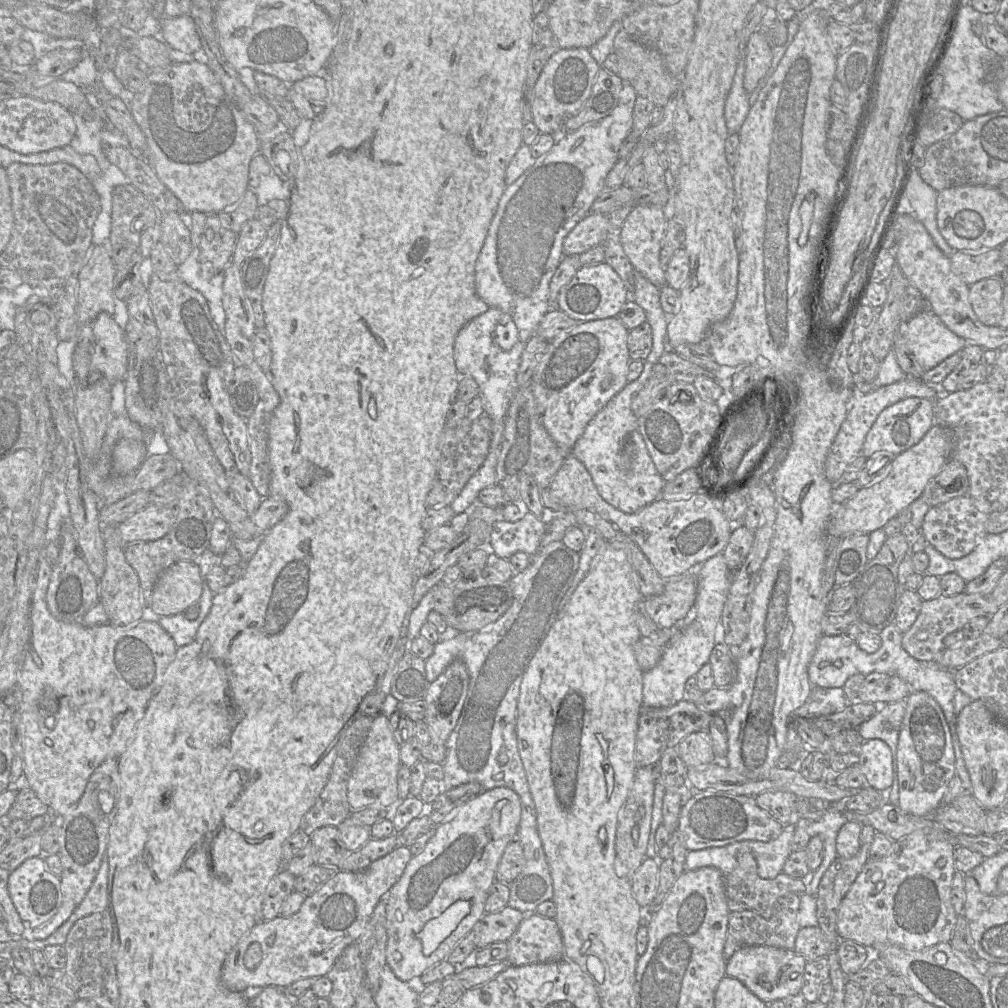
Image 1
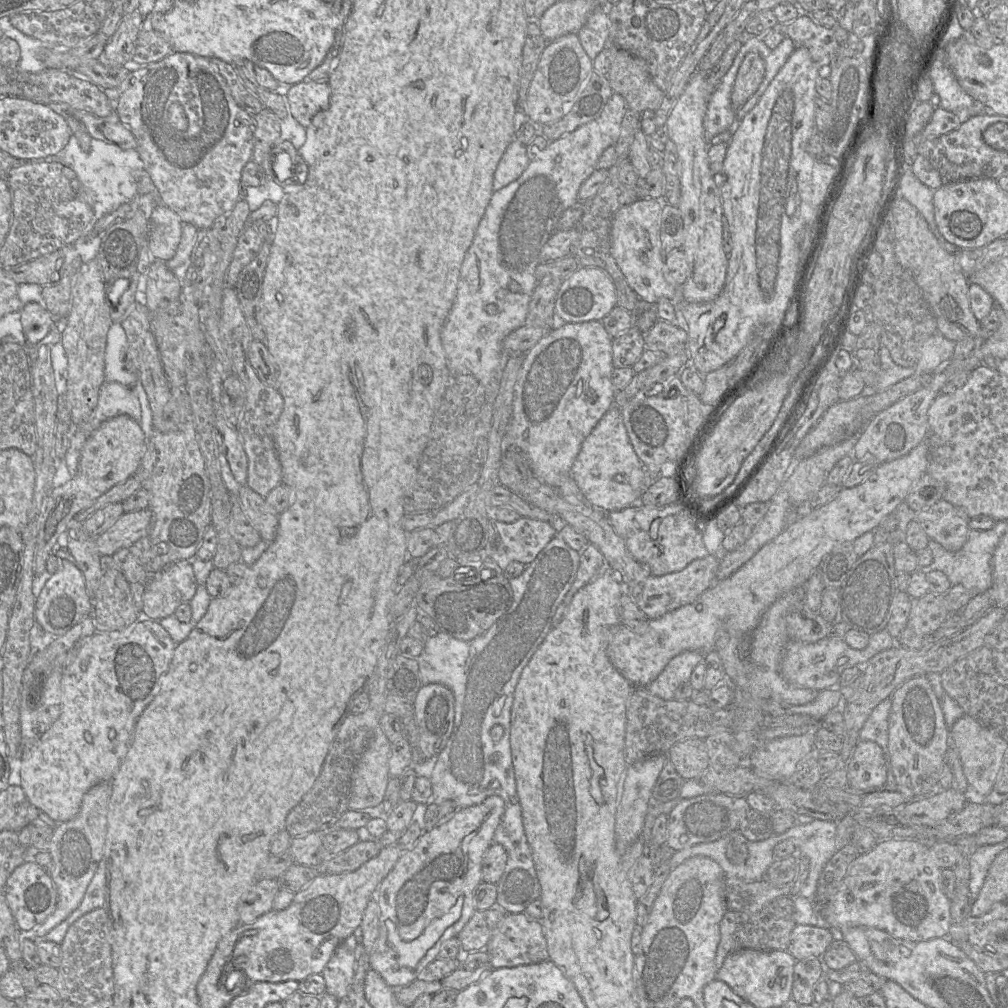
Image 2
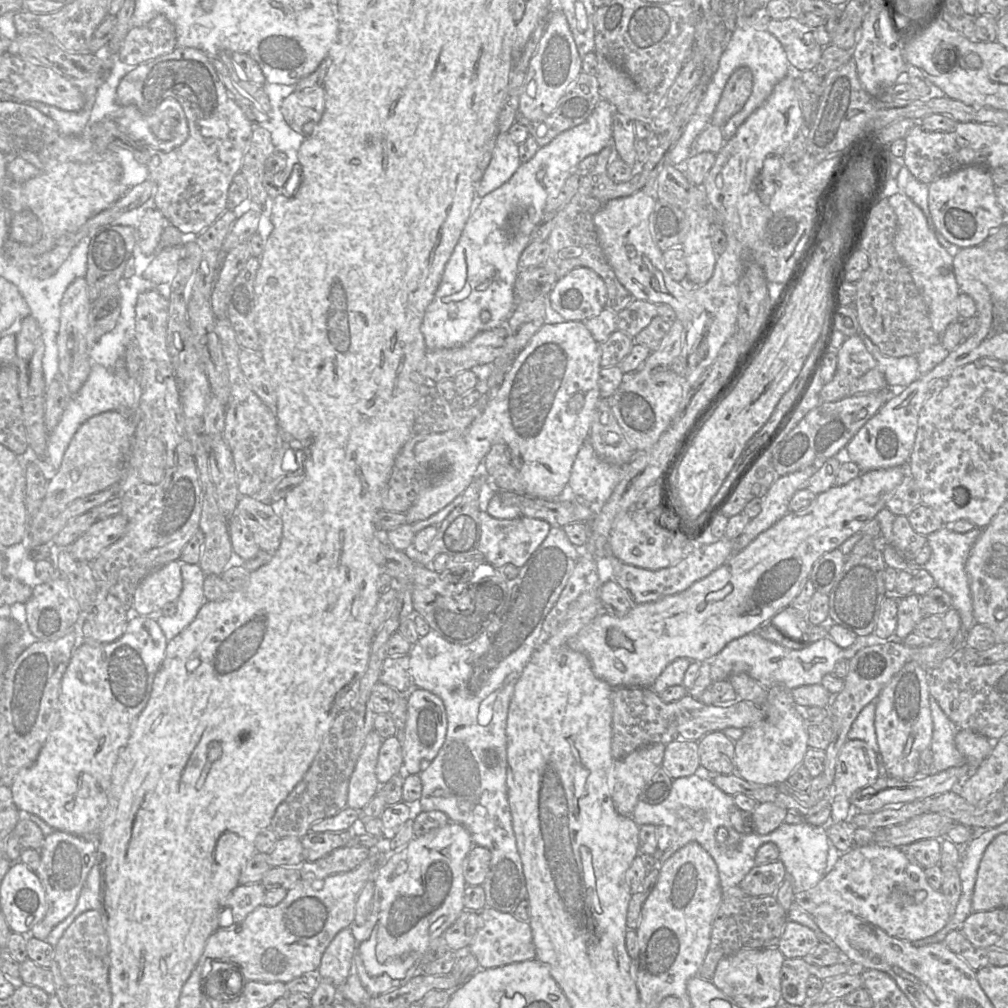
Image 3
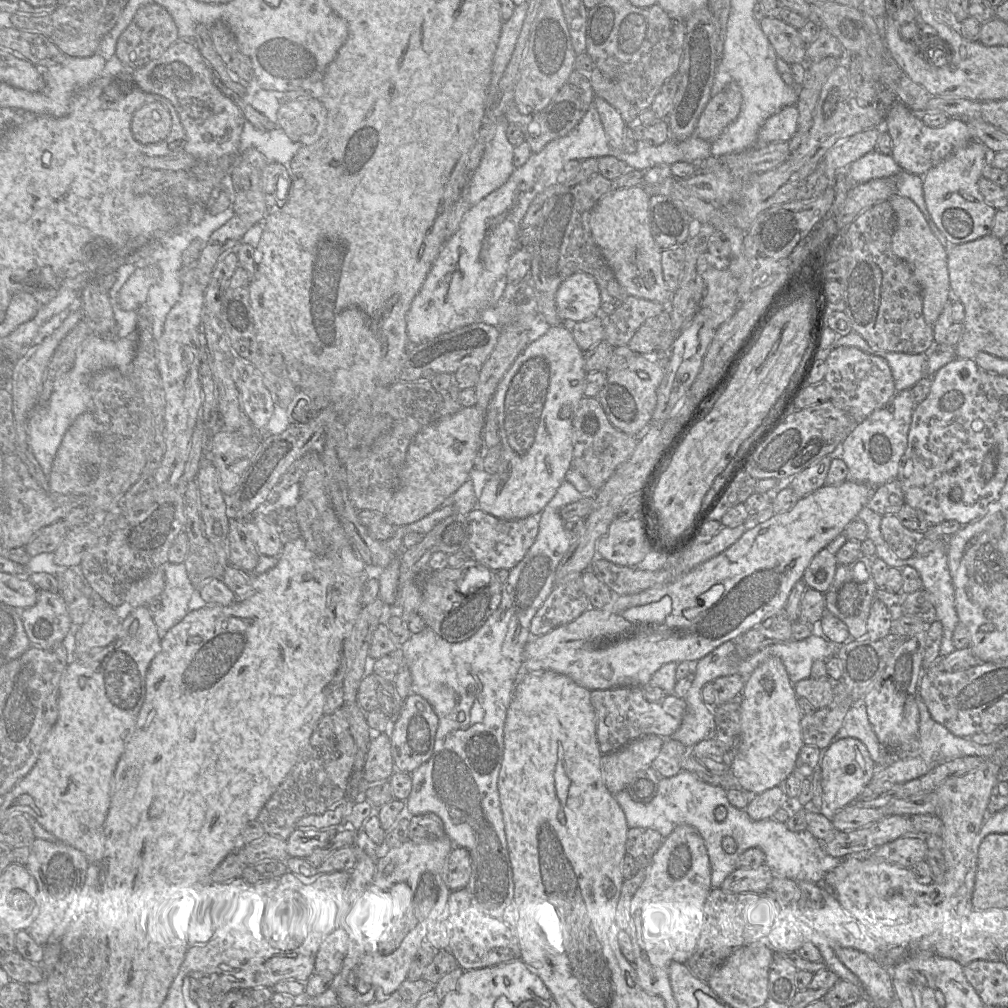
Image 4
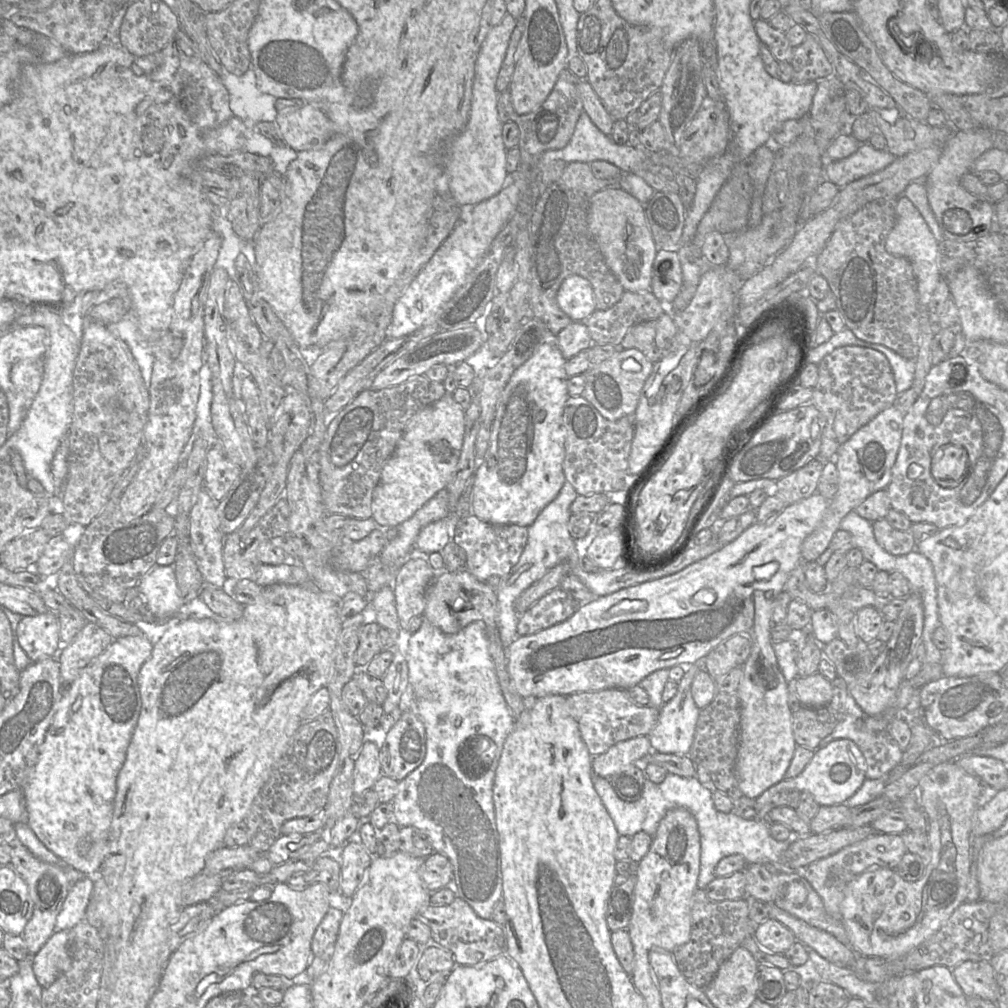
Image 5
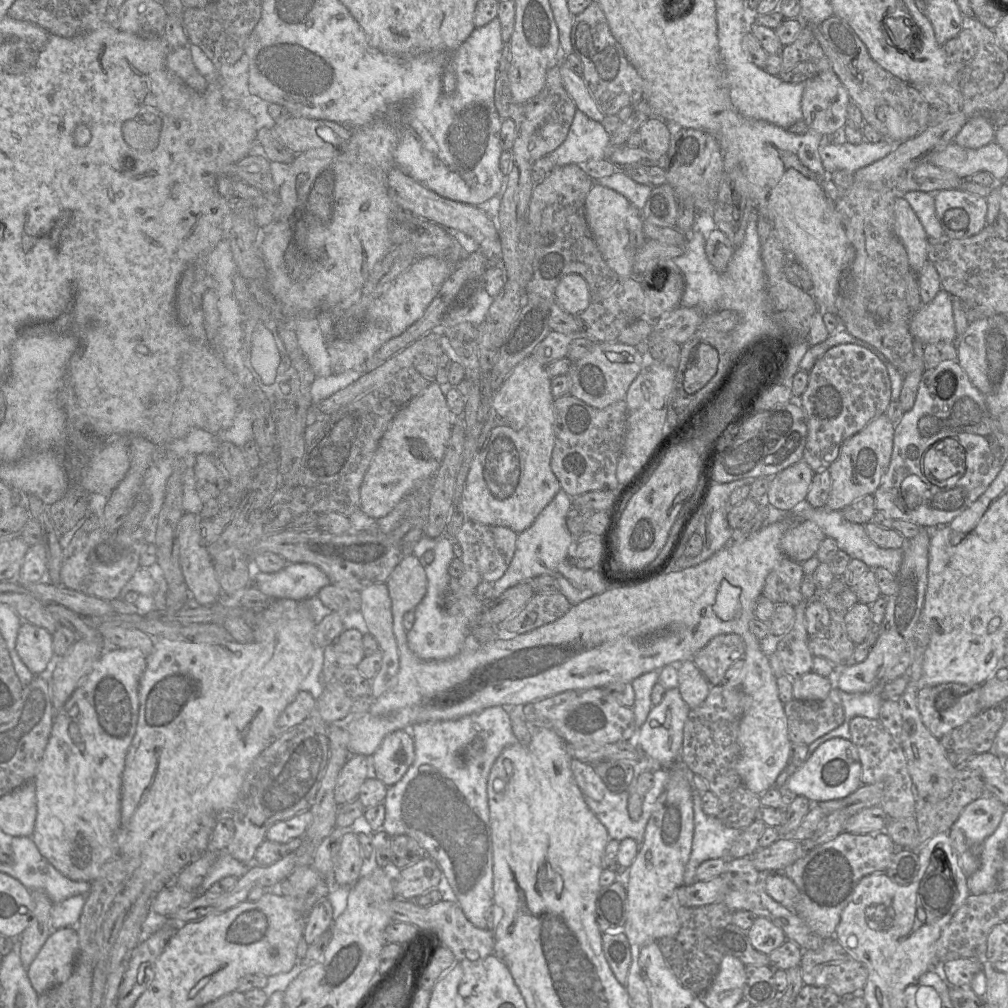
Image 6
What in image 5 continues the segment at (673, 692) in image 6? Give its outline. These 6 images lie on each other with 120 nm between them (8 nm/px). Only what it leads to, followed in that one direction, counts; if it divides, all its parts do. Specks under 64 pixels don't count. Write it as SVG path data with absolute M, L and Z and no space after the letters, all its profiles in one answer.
M701 664L692 665L679 681L675 696L660 707L658 722L648 735L653 751L688 754L700 712L691 694L691 684L700 669Z

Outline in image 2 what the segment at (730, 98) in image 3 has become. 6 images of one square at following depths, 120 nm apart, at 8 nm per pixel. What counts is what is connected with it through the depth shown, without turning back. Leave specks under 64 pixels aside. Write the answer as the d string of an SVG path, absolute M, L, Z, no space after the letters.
M748 53L742 61L731 93L731 103L739 110L757 91L765 76L765 62L757 53Z

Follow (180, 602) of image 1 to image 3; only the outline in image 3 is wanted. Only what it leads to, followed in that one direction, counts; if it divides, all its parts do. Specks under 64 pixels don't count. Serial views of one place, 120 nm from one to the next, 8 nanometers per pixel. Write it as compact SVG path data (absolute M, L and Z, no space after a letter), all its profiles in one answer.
M171 561L160 569L147 575L137 586L132 608L140 615L147 616L158 613L167 603L178 599L183 588L179 561Z

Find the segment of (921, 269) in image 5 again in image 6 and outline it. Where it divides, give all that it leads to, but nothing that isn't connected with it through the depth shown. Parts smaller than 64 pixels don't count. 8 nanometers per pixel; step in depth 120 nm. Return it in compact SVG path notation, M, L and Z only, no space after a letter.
M898 196L895 201L894 232L906 250L910 271L918 274L928 261L925 230L909 203Z

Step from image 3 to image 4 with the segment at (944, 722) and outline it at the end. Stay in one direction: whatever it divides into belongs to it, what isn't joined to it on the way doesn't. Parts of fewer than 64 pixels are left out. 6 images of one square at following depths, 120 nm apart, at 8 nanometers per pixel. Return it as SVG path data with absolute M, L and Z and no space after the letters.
M919 688L917 690L916 702L919 708L918 738L921 746L919 755L915 757L898 757L895 758L887 767L877 768L877 771L874 773L869 785L883 784L884 782L894 784L905 783L927 774L942 763L965 756L981 756L989 758L996 750L998 744L979 745L968 738L955 736L942 724L936 722L931 717L927 706L920 697Z

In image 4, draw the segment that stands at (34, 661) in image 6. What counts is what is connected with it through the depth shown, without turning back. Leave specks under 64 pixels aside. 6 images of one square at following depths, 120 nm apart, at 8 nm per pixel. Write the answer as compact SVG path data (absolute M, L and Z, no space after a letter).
M38 590L34 606L24 609L21 617L31 645L51 650L62 643L72 622L60 593Z

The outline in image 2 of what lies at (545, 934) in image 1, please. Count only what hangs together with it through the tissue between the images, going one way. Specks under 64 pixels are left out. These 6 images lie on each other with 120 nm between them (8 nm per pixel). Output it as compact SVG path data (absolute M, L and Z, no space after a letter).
M506 913L494 930L486 948L494 968L516 967L535 964L549 959L547 942L540 921L523 913Z

